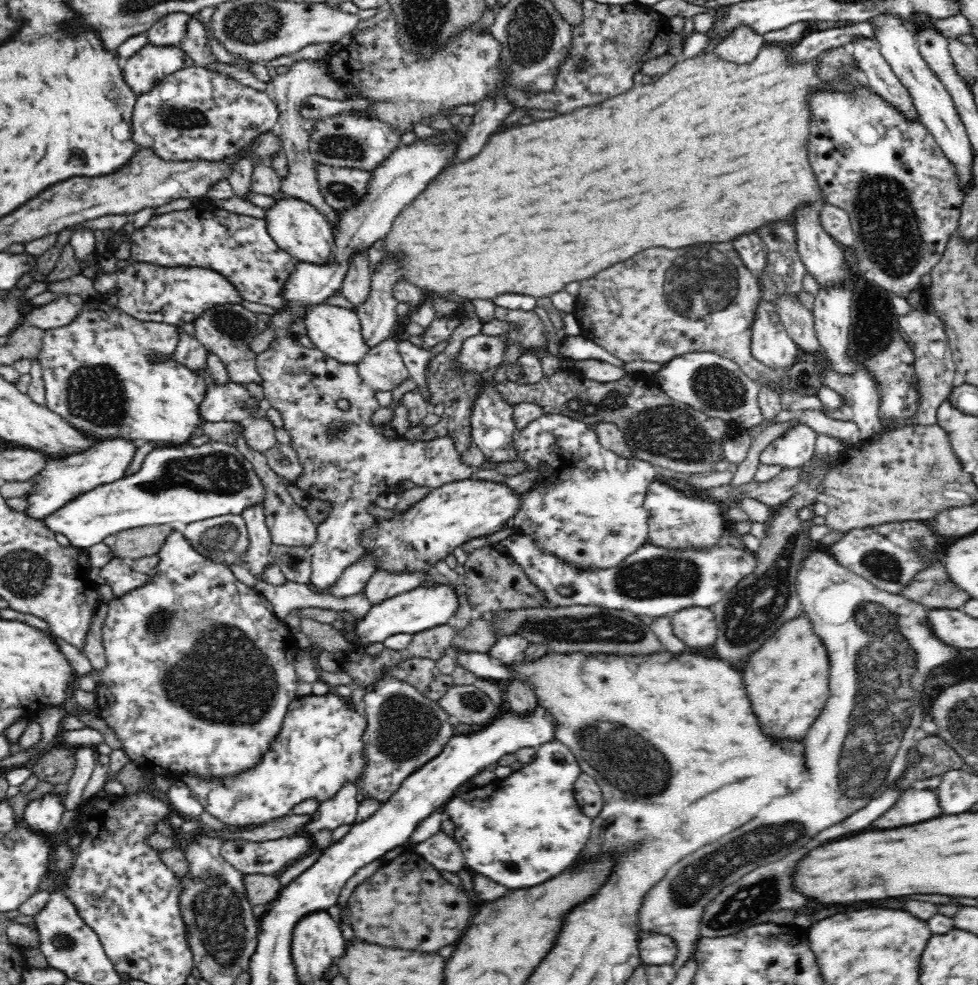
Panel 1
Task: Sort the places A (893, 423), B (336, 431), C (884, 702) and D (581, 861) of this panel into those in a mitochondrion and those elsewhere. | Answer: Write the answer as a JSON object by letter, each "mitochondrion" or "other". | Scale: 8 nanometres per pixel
{"A":"other","B":"mitochondrion","C":"mitochondrion","D":"other"}

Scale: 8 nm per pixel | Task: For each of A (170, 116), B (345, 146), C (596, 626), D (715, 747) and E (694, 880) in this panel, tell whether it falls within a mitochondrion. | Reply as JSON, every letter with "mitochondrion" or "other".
{"A":"mitochondrion","B":"mitochondrion","C":"mitochondrion","D":"other","E":"mitochondrion"}

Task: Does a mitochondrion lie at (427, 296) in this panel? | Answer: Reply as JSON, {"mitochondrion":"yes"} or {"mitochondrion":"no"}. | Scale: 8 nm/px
{"mitochondrion":"no"}

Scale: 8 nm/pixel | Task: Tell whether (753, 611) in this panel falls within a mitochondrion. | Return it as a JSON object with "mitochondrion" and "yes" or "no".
{"mitochondrion":"yes"}

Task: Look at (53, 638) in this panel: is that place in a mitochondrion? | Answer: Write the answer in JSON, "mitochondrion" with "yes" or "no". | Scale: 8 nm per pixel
{"mitochondrion":"no"}

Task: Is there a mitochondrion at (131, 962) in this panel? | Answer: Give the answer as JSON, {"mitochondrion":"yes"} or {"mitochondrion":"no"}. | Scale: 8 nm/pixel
{"mitochondrion":"no"}

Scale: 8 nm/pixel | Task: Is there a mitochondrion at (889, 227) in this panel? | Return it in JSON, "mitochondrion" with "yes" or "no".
{"mitochondrion":"yes"}

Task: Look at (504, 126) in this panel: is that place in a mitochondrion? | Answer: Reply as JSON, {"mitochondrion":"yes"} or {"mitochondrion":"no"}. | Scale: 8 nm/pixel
{"mitochondrion":"no"}

